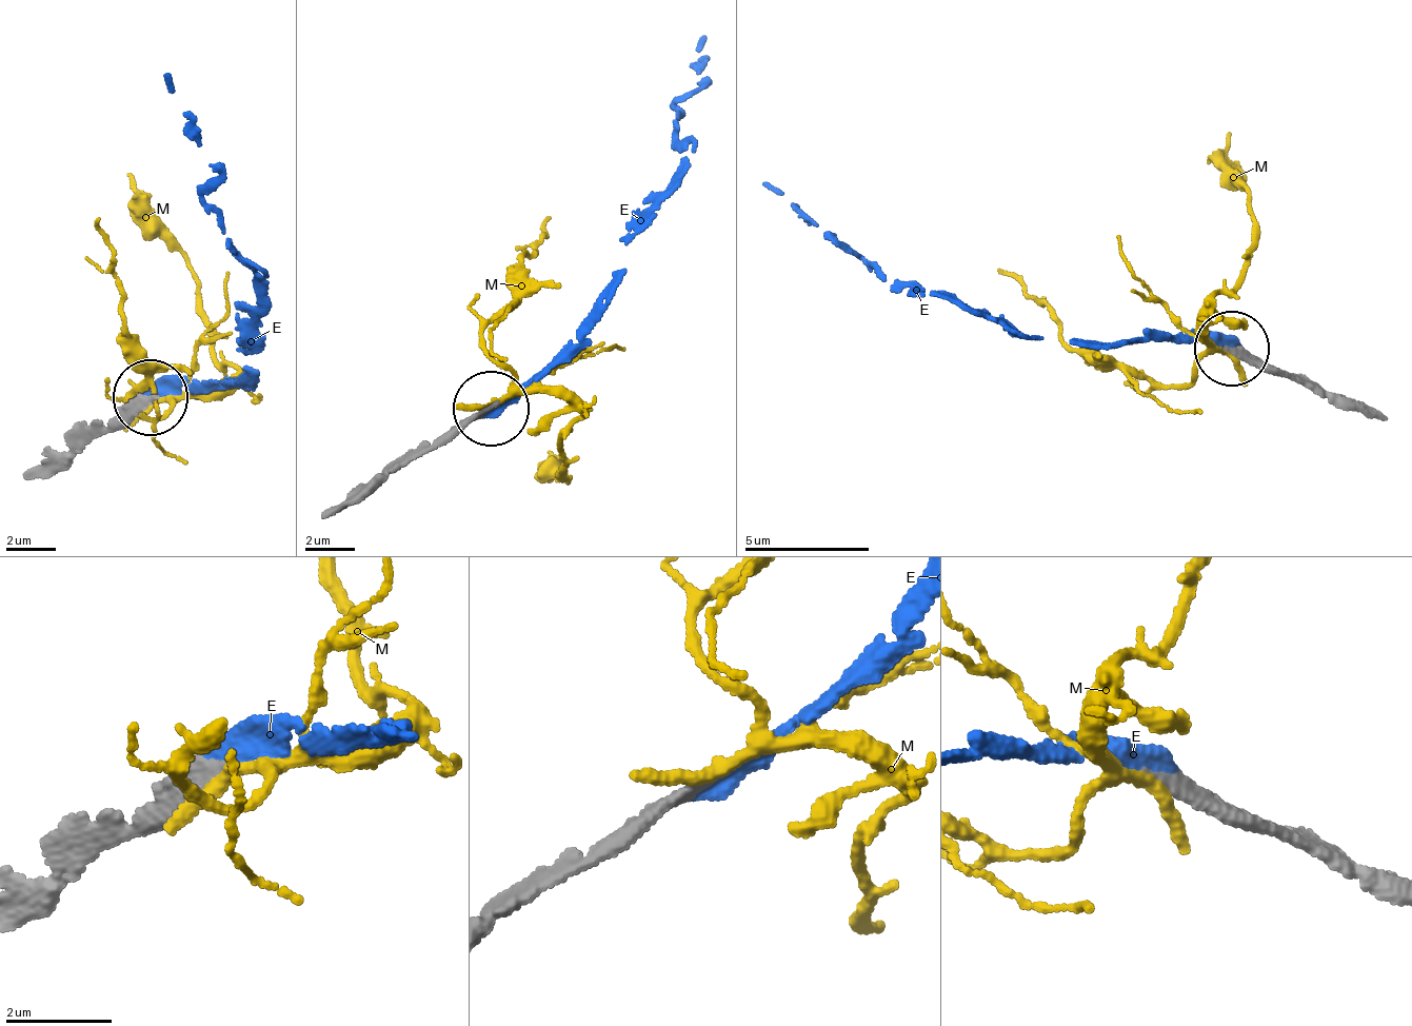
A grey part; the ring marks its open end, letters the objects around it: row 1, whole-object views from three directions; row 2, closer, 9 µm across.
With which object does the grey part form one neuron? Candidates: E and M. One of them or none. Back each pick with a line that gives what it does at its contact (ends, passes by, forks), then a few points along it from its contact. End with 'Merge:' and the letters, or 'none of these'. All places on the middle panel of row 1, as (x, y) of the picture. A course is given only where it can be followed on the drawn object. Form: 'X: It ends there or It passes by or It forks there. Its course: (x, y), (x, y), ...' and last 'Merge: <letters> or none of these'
E: It ends there. Its course: (486, 408), (538, 382), (624, 269), (627, 223), (680, 173), (681, 105), (700, 77), (697, 54), (708, 34)
Merge: E

